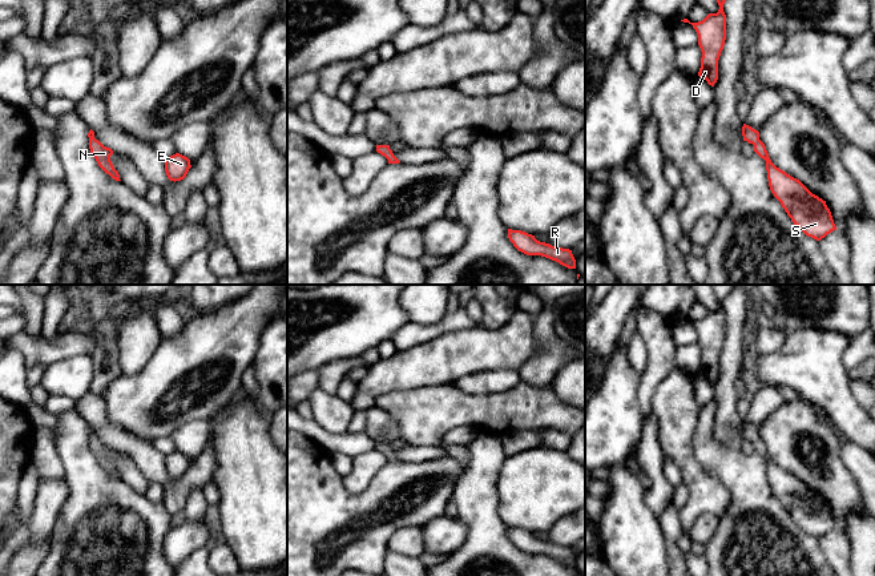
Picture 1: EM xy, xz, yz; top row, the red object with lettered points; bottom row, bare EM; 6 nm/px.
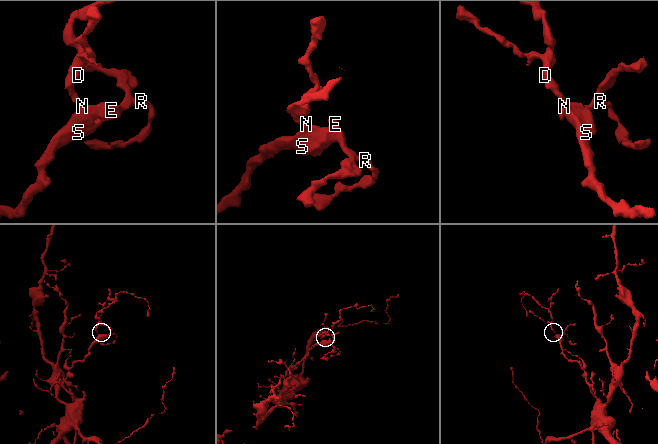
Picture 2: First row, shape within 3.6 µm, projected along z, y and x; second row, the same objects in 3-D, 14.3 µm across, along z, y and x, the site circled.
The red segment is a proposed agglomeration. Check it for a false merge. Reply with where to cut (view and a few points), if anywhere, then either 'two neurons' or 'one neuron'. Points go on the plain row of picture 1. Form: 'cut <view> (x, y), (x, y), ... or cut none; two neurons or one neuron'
cut none; one neuron

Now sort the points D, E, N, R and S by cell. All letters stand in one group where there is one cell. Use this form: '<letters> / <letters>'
D E N R S

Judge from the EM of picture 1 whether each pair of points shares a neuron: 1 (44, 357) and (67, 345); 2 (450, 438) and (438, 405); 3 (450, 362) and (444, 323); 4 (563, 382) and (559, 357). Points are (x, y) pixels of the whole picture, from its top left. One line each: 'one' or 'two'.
1: one
2: two
3: two
4: two

